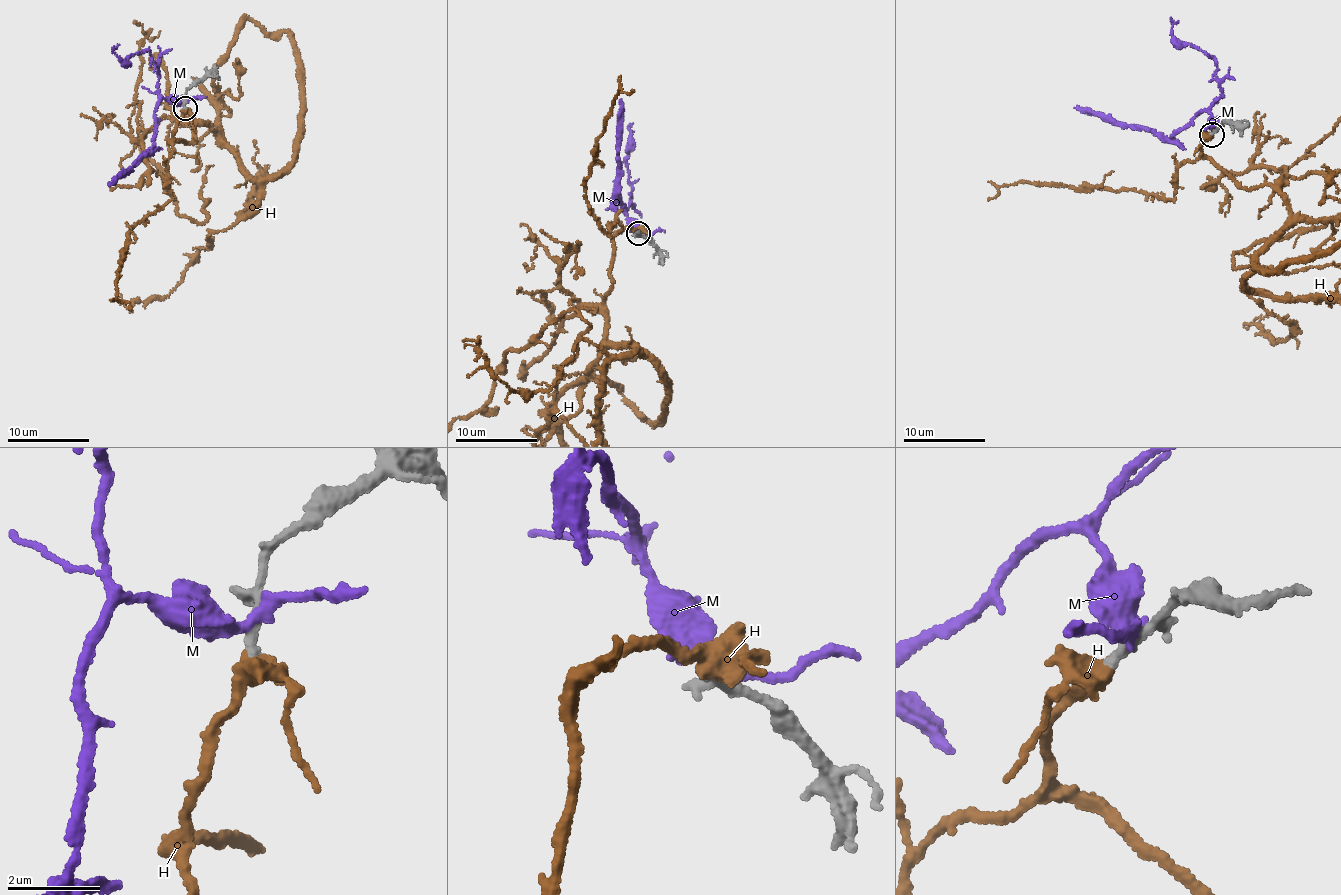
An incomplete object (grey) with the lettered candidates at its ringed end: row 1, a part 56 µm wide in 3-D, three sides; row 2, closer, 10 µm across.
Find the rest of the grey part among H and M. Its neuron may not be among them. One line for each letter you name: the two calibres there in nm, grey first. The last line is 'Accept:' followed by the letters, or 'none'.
H: Thickness 240 nm (grey) against 360 nm
Accept: H

